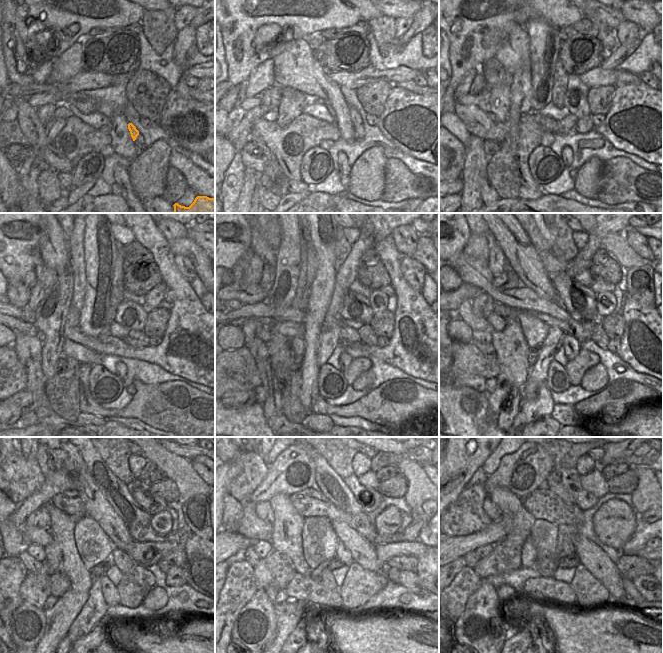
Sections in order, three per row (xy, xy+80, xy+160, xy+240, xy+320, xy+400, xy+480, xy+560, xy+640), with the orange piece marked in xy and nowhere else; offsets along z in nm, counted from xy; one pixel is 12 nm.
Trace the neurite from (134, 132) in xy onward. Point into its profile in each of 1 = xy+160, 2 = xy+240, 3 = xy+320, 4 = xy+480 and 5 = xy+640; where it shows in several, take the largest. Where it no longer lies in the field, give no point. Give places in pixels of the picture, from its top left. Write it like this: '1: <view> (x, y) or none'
1: xy+160 (575, 99)
2: xy+240 (132, 316)
3: xy+320 (355, 306)
4: xy+480 (116, 492)
5: xy+640 (552, 482)

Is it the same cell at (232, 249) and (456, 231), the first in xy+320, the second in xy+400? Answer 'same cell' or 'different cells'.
same cell

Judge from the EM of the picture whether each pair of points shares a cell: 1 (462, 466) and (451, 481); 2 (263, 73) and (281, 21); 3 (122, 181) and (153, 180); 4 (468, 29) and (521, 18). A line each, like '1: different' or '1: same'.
1: same
2: different
3: different
4: same

